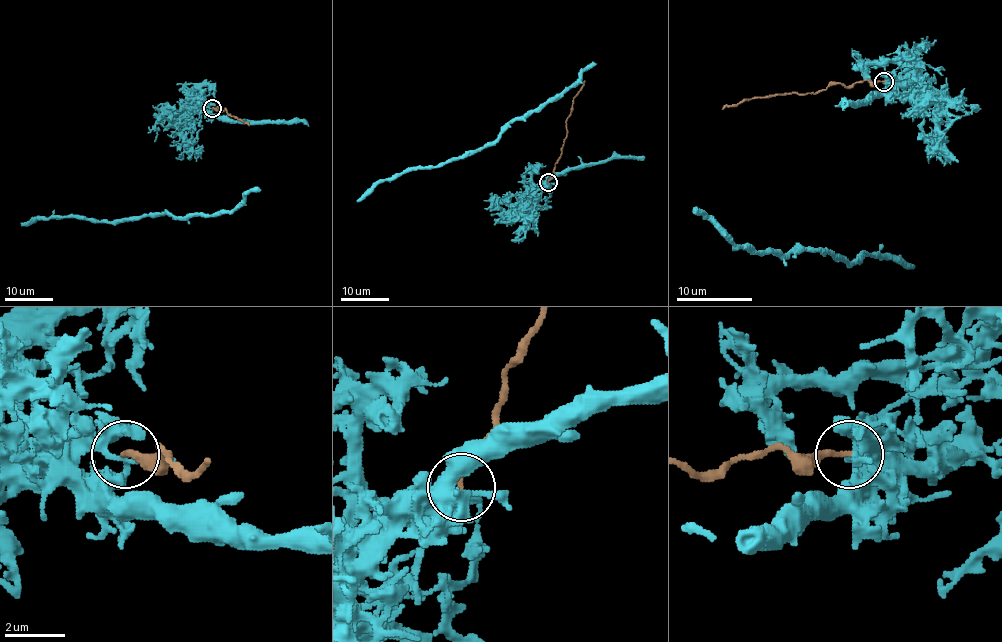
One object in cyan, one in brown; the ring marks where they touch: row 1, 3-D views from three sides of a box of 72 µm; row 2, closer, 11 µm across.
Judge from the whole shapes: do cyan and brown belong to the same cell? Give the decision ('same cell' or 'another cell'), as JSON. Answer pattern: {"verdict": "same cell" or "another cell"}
{"verdict": "another cell"}

